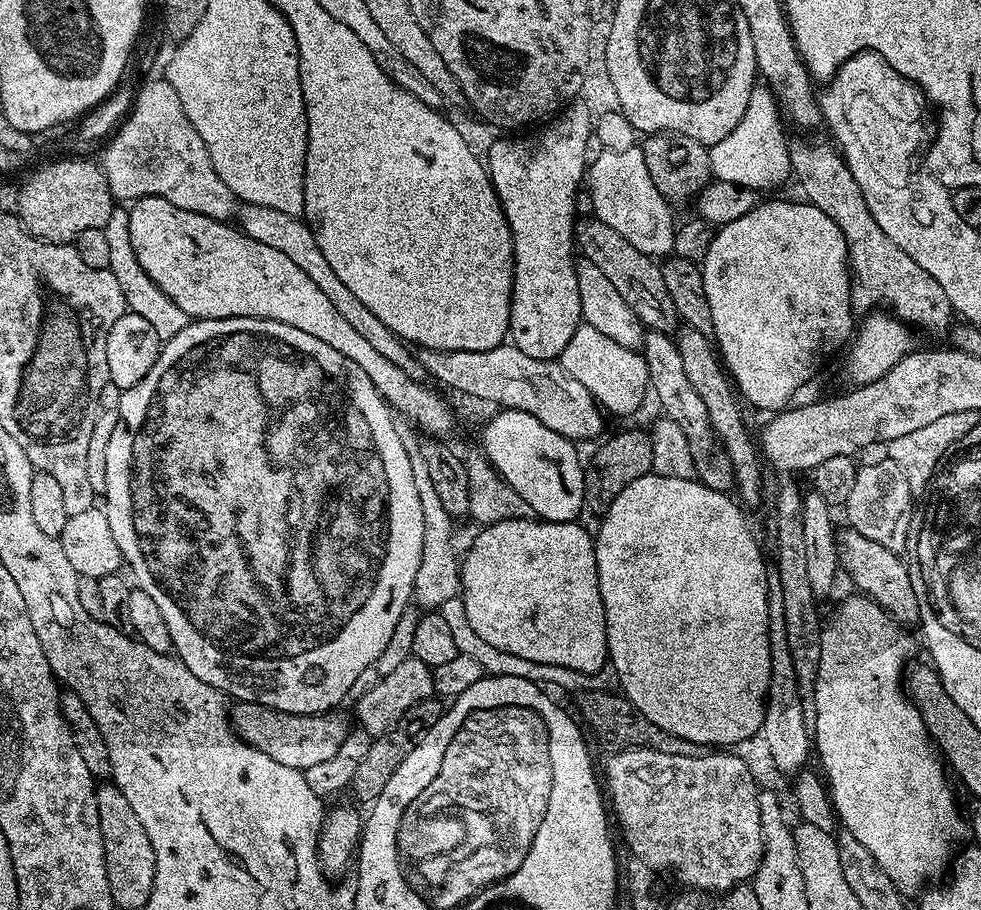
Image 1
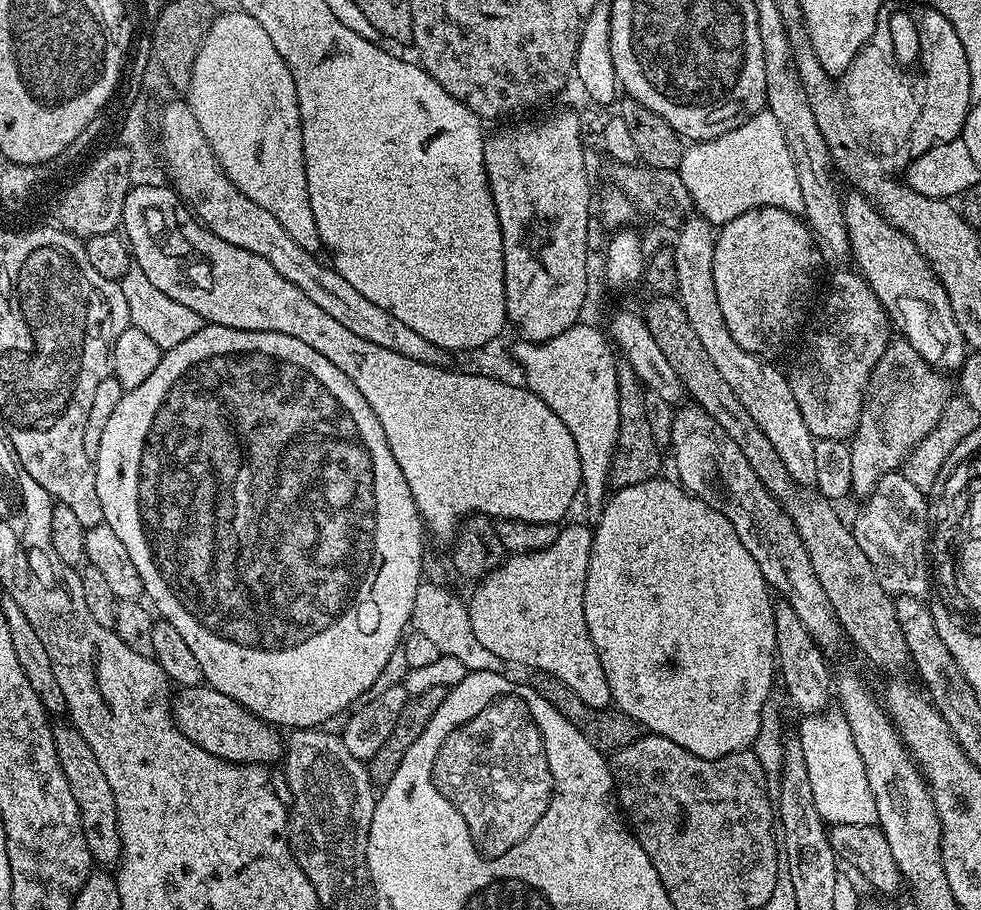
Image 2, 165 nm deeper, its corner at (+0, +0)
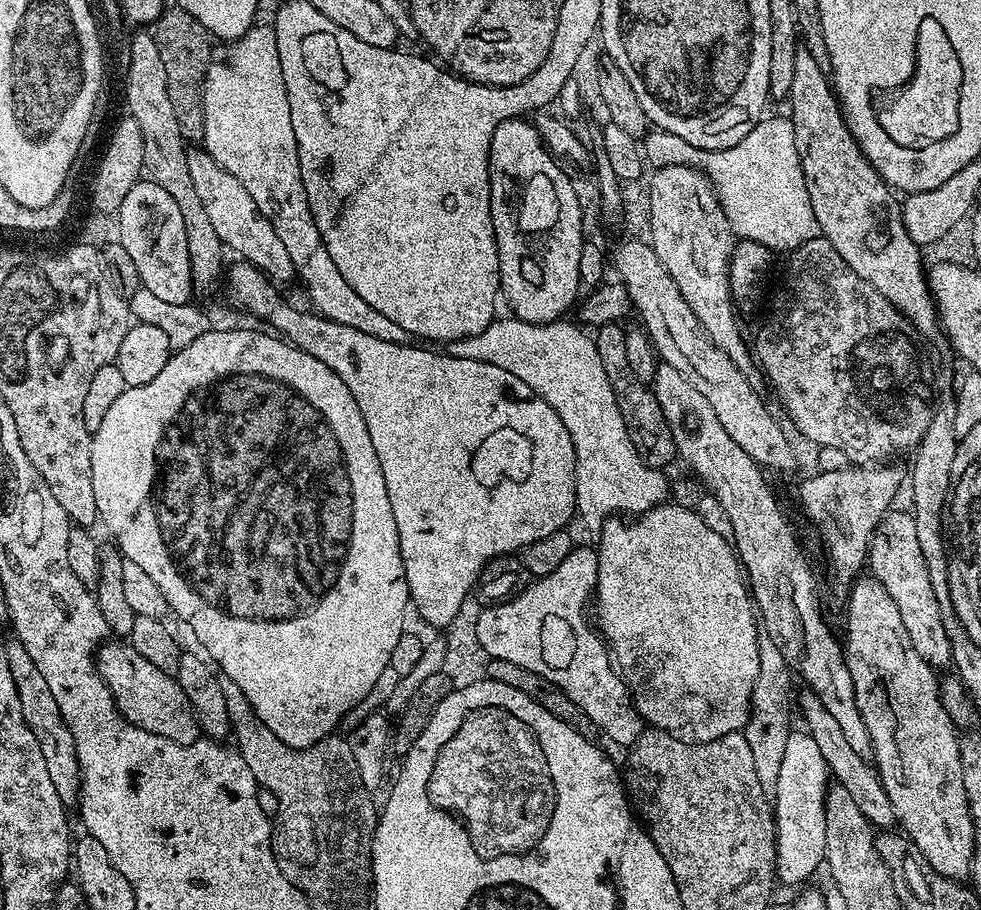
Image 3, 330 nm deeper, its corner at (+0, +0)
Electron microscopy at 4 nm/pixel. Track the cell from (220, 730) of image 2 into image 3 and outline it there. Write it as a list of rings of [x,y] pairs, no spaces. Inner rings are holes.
[[[127,642],[108,643],[101,643],[94,653],[96,673],[106,682],[124,721],[175,744],[192,744],[201,739],[200,723],[175,675],[146,662]]]

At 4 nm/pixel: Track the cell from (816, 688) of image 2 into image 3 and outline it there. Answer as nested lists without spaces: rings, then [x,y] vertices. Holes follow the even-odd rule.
[[[810,690],[800,698],[800,710],[804,718],[805,731],[817,743],[818,750],[822,753],[822,758],[826,759],[826,764],[835,783],[840,784],[849,792],[850,798],[866,814],[866,818],[872,823],[873,829],[892,830],[897,827],[896,815],[894,814],[894,802],[890,802],[890,794],[886,794],[884,784],[880,780],[880,775],[876,773],[875,767],[869,761],[862,759],[846,742],[845,736],[842,735],[842,729],[838,727],[838,722],[831,717],[830,712],[816,694]]]

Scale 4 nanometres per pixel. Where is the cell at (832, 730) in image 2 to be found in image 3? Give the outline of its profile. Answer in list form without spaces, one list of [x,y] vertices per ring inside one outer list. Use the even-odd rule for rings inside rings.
[[[793,730],[786,738],[786,750],[778,773],[774,797],[776,817],[776,879],[782,885],[798,884],[824,864],[826,850],[826,814],[824,798],[830,787],[826,759],[804,730]]]

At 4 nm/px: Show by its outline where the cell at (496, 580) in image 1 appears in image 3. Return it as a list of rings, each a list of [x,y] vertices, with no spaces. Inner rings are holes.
[[[573,547],[572,552],[566,554],[566,559],[552,573],[535,577],[523,592],[510,600],[484,606],[478,618],[477,642],[481,644],[485,654],[493,660],[514,662],[514,666],[534,670],[534,674],[542,674],[542,678],[546,678],[554,686],[562,689],[592,719],[594,726],[603,735],[605,732],[616,744],[631,746],[646,730],[645,722],[632,705],[632,696],[628,693],[628,687],[625,686],[619,671],[613,665],[608,645],[604,643],[599,631],[590,623],[589,613],[588,616],[584,613],[587,608],[589,611],[597,578],[596,548]]]

